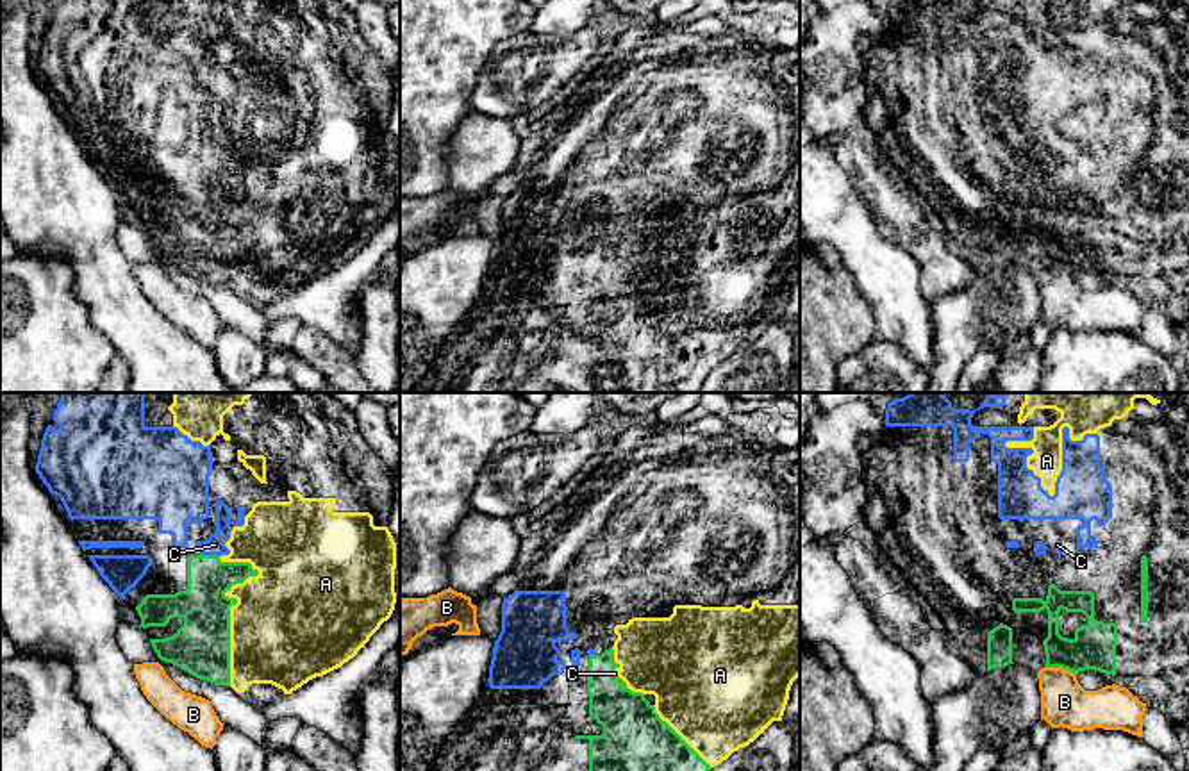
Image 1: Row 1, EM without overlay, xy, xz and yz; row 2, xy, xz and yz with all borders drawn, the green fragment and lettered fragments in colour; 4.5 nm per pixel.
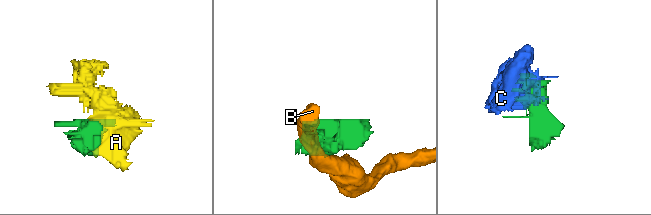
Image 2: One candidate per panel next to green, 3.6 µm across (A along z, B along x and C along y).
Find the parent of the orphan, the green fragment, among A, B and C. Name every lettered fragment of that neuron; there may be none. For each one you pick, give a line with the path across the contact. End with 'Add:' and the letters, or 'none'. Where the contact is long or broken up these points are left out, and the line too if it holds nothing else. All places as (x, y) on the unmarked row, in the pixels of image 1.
Add: A, C

